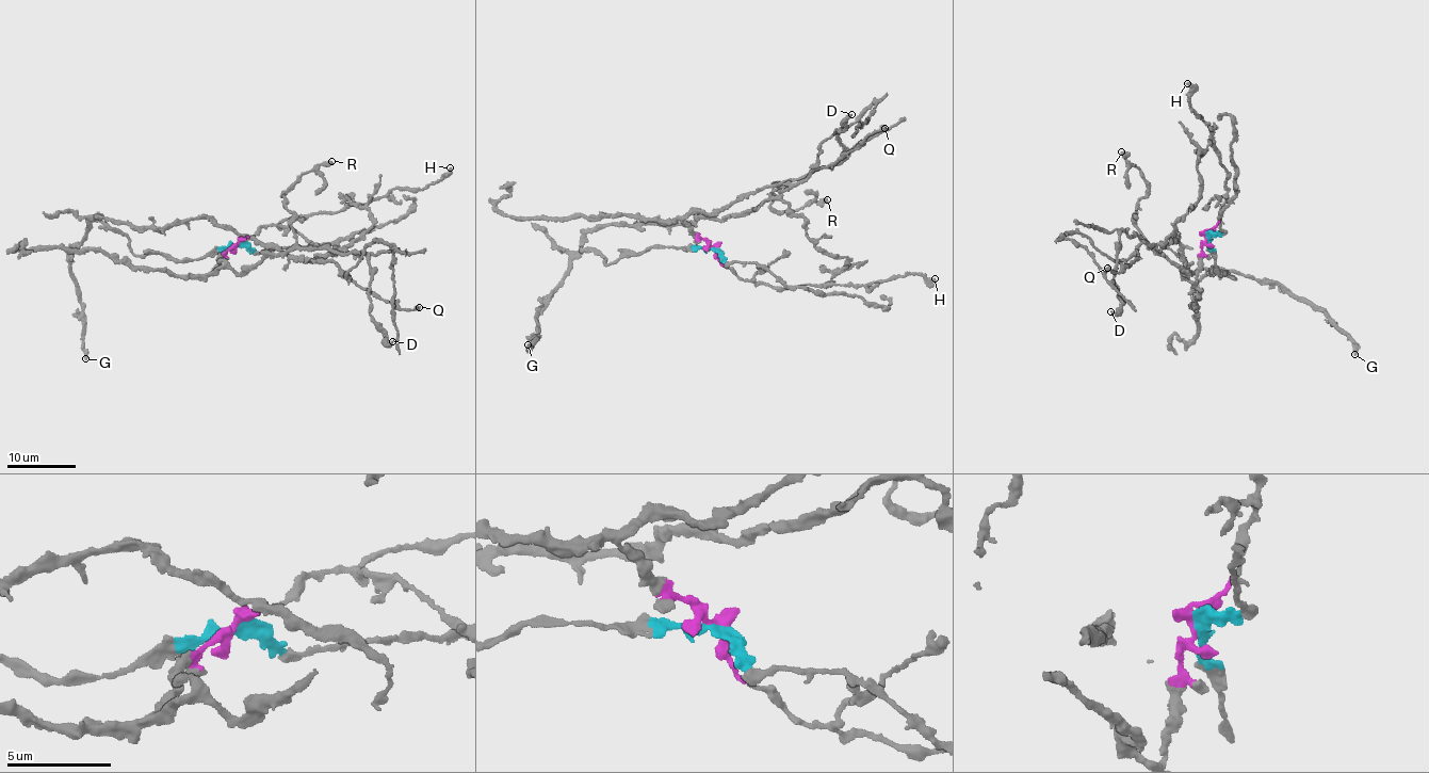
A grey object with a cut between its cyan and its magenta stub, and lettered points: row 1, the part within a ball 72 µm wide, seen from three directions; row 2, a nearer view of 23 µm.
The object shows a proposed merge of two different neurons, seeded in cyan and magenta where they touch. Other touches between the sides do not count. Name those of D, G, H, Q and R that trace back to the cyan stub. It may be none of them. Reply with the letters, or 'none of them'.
G, Q

